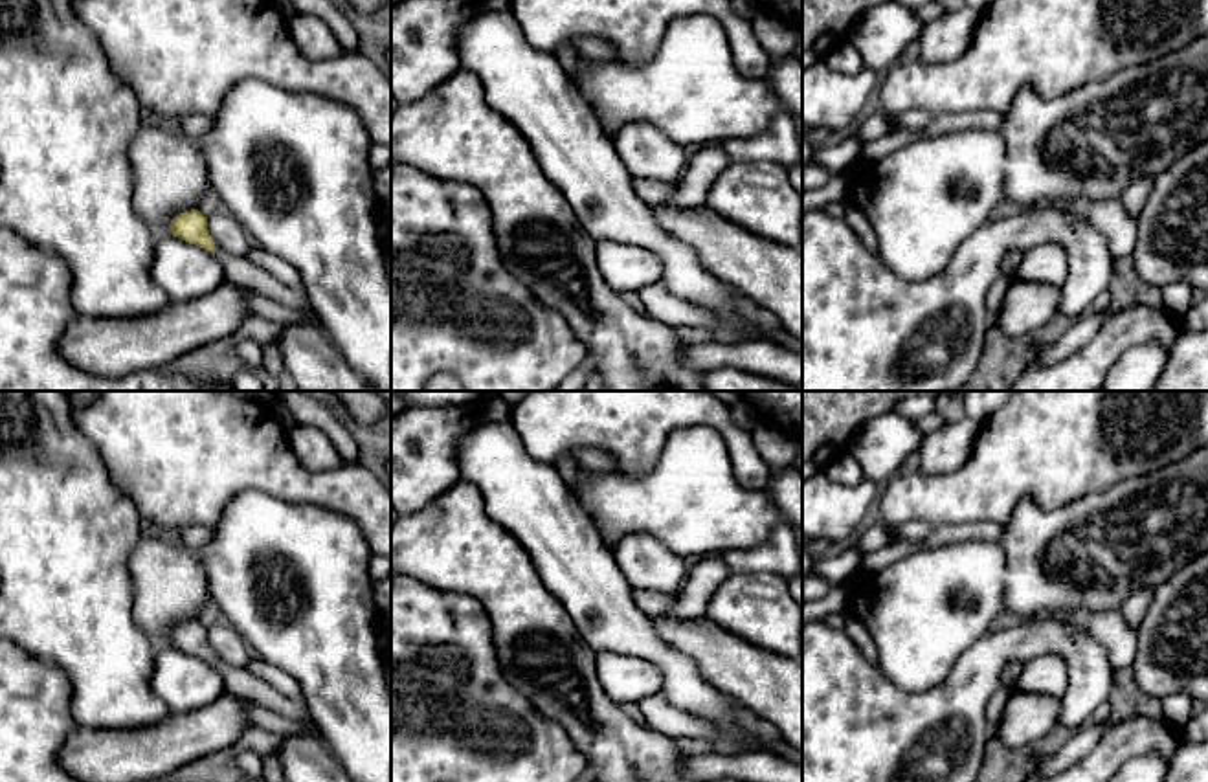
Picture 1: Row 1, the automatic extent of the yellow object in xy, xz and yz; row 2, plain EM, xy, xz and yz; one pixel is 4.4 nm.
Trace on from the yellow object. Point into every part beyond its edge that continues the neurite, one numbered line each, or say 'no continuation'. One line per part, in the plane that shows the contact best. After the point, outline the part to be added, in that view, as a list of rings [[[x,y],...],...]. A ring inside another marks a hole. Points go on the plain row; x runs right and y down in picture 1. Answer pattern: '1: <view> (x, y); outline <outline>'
1: xy (239, 681); outline [[[213,661],[224,679],[226,692],[255,701],[290,720],[312,720],[301,701],[279,694],[274,687],[253,676],[250,670],[228,666],[224,661]]]

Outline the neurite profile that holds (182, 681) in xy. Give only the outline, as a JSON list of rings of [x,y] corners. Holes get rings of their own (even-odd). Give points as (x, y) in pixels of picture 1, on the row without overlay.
[[[173,646],[158,648],[151,688],[173,714],[207,707],[226,692],[213,663]]]

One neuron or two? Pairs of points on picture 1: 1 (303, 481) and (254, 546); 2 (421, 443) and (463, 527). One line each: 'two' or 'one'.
1: two
2: two

